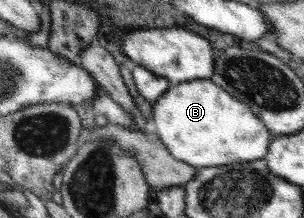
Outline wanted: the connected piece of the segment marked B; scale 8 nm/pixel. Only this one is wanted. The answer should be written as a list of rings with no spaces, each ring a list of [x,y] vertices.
[[[209,79],[171,84],[153,103],[152,120],[168,152],[197,168],[262,159],[271,146],[267,126],[251,108]]]

